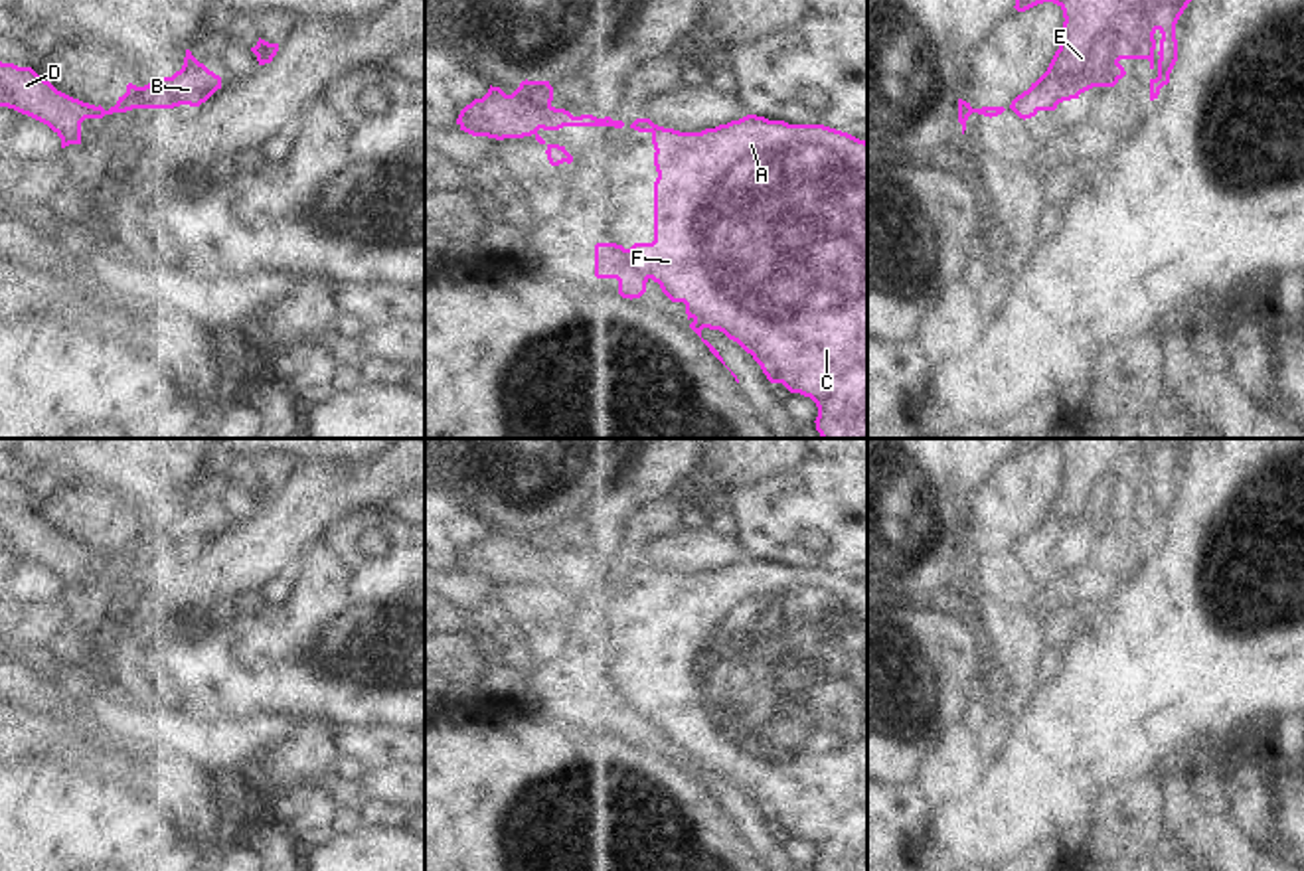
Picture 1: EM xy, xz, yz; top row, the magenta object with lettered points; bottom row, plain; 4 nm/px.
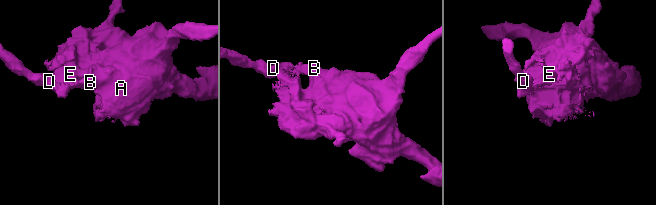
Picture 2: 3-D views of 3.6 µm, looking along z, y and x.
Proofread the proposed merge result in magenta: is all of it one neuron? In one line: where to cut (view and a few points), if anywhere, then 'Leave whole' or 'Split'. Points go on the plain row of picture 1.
Split along xz (550, 548), (532, 575). Split.

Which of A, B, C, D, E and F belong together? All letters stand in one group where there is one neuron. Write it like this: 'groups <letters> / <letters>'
groups A B C E F / D

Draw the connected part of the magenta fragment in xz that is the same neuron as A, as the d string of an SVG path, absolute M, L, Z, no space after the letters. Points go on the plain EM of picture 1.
M747 557L739 563L680 575L636 561L630 571L650 575L654 587L654 683L634 685L624 691L616 685L595 687L595 719L616 721L622 741L640 741L652 721L672 745L684 745L690 770L701 780L701 772L719 772L737 784L761 808L771 826L782 826L790 835L810 839L818 849L816 871L867 871L867 585L824 567L788 567L765 559Z

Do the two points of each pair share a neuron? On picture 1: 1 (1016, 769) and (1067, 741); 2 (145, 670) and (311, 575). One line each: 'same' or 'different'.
1: same
2: same

